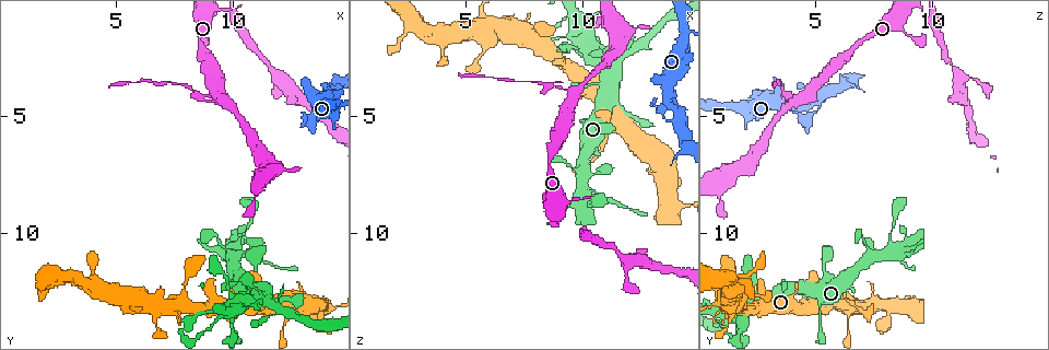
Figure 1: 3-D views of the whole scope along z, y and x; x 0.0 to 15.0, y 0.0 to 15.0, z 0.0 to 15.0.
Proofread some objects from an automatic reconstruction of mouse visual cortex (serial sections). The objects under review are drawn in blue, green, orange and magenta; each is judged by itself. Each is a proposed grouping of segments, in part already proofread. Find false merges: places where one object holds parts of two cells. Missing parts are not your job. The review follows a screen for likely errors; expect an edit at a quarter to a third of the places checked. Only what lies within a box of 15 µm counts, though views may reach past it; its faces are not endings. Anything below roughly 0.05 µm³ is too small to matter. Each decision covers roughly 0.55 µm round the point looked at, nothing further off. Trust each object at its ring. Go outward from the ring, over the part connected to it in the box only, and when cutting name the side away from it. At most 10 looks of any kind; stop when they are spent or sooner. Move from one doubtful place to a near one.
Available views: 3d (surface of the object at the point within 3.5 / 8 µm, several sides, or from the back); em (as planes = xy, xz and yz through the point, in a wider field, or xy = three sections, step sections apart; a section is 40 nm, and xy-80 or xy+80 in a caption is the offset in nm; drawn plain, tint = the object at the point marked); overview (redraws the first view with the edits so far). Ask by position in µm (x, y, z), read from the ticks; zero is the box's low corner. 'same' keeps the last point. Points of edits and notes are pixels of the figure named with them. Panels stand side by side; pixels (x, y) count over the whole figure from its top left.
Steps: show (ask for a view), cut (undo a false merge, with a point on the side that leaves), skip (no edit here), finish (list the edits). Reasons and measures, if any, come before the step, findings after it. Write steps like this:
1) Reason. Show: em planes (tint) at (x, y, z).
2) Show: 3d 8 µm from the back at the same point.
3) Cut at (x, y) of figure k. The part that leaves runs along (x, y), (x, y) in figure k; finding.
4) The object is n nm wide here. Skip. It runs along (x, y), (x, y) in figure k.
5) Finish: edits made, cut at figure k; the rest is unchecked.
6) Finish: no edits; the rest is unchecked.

Show: 3d 8 µm from the back at (10.2, 10.5, 8.3).

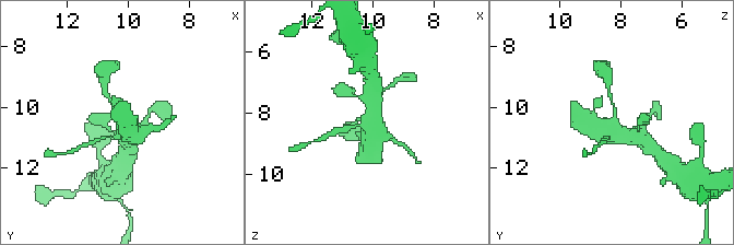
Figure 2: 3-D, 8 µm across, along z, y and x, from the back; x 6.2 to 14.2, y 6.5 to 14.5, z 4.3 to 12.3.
Zoom in. Show: 3d 3.5 µm from the back at (10.1, 10.6, 8.3).

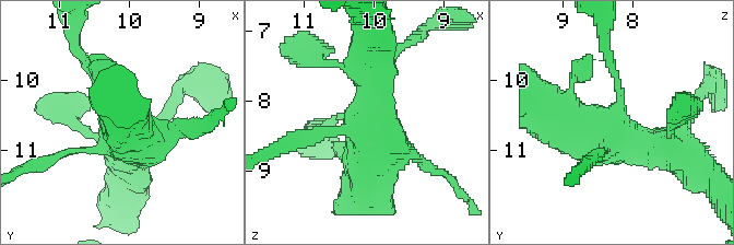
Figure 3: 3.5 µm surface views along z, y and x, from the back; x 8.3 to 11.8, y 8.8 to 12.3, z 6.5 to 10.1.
Now the EM. Show: em planes (tint) at (10.20, 10.50, 8.30).

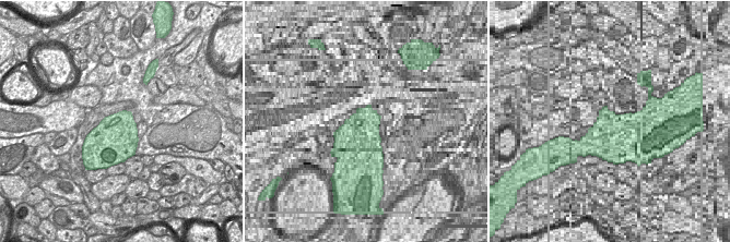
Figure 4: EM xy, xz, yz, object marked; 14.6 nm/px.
Skip. It runs along (628, 141), (555, 117), (522, 63) in figure 3; all the same cell.

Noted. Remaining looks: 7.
Sharp bend. Show: 3d 8 µm from the back at (11.0, 12.3, 3.7).

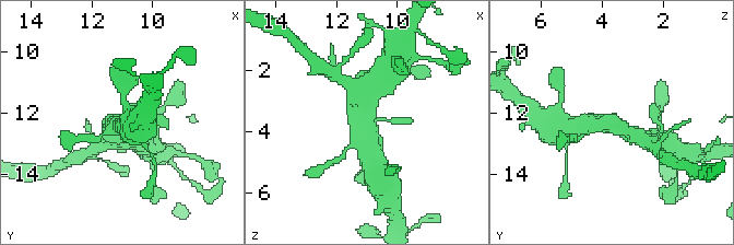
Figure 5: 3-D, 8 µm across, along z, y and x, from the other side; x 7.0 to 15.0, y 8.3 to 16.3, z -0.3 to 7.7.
Show: em planes (tint) at (11.1, 12.4, 3.6).

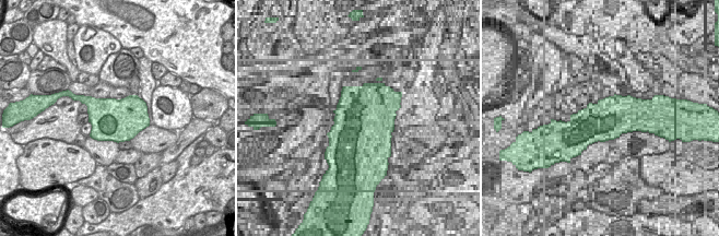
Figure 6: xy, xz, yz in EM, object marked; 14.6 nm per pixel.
Skip. It runs along (582, 126), (612, 124), (641, 139) in figure 5; continuous, no second cell.

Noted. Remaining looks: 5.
Small branch off a trunk. Show: 3d 8 µm at (14.0, 4.3, 5.1).

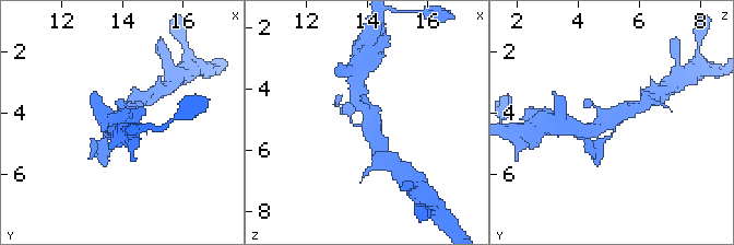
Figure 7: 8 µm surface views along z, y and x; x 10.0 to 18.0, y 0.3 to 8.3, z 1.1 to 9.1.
Need the tissue. Show: em xy step 3 (tint) at (14.1, 4.2, 5.0).

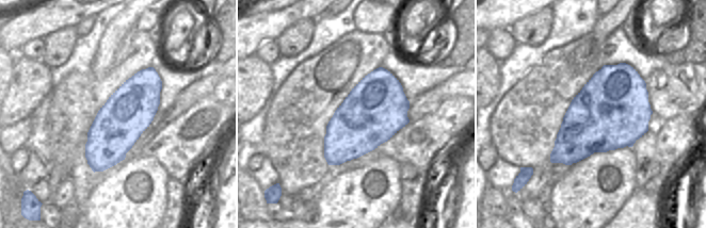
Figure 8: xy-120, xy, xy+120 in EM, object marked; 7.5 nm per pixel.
Skip. It runs along (583, 129), (635, 108) in figure 7; one cell here.

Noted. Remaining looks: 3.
Sharp bend. Show: 3d 3.5 µm at (14.3, 4.6, 1.3).

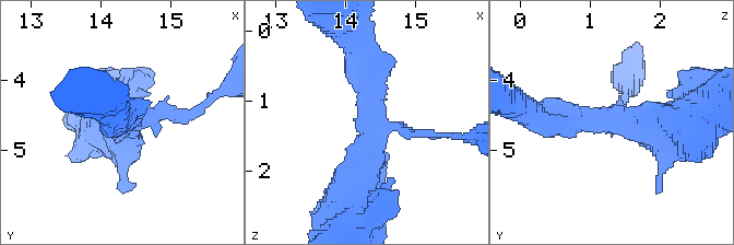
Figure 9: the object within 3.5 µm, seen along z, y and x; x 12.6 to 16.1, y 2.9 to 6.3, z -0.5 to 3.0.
Show: em planes (tint) at (14.30, 4.60, 1.40).

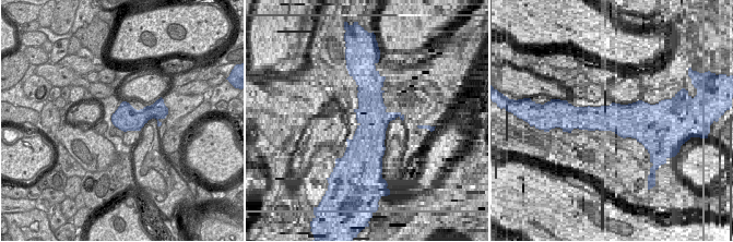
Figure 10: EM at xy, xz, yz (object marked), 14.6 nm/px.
The object is 380 nm wide here. Skip. It runs along (348, 200), (371, 114), (358, 63) in figure 9; one cell here.

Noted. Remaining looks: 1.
Finish: no edits; the rest is unchecked.

